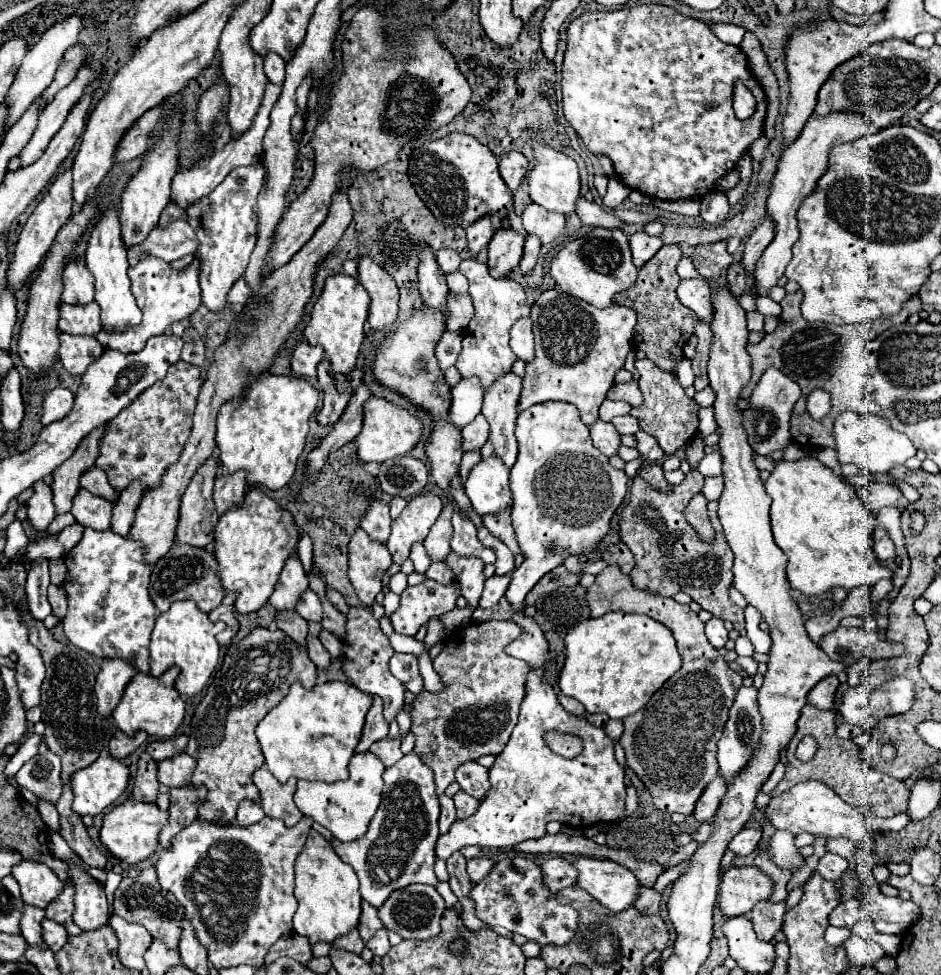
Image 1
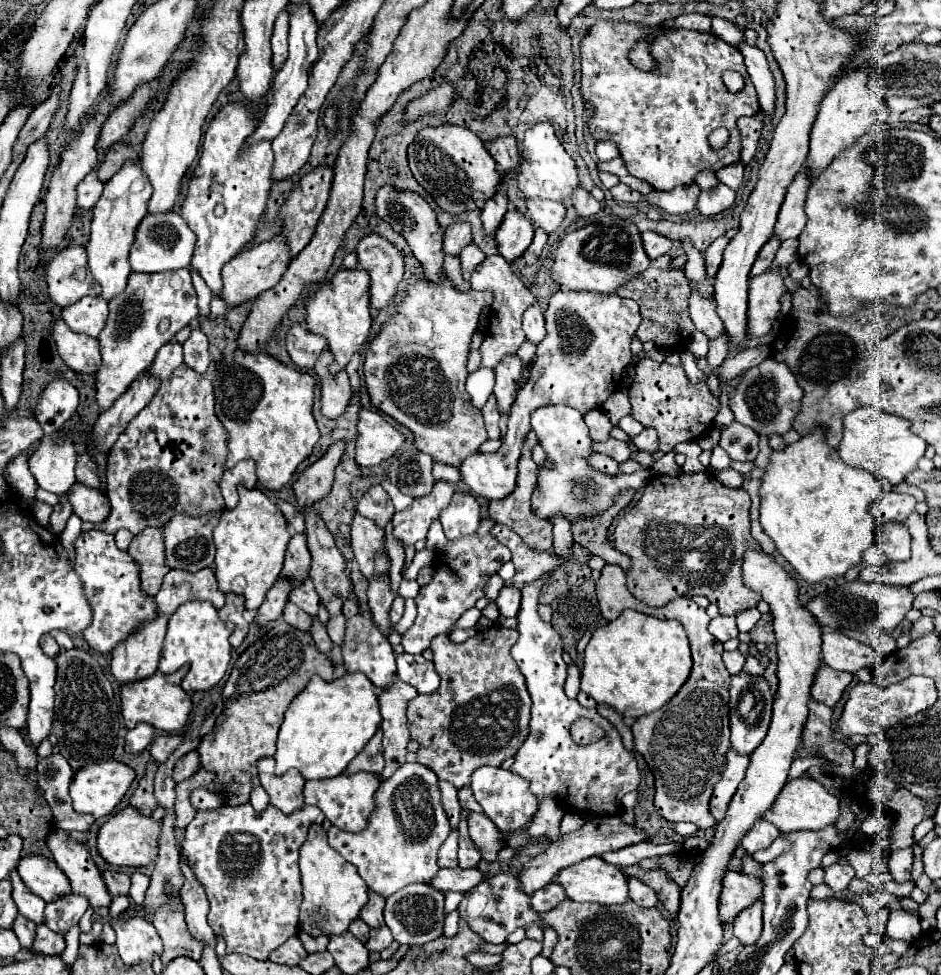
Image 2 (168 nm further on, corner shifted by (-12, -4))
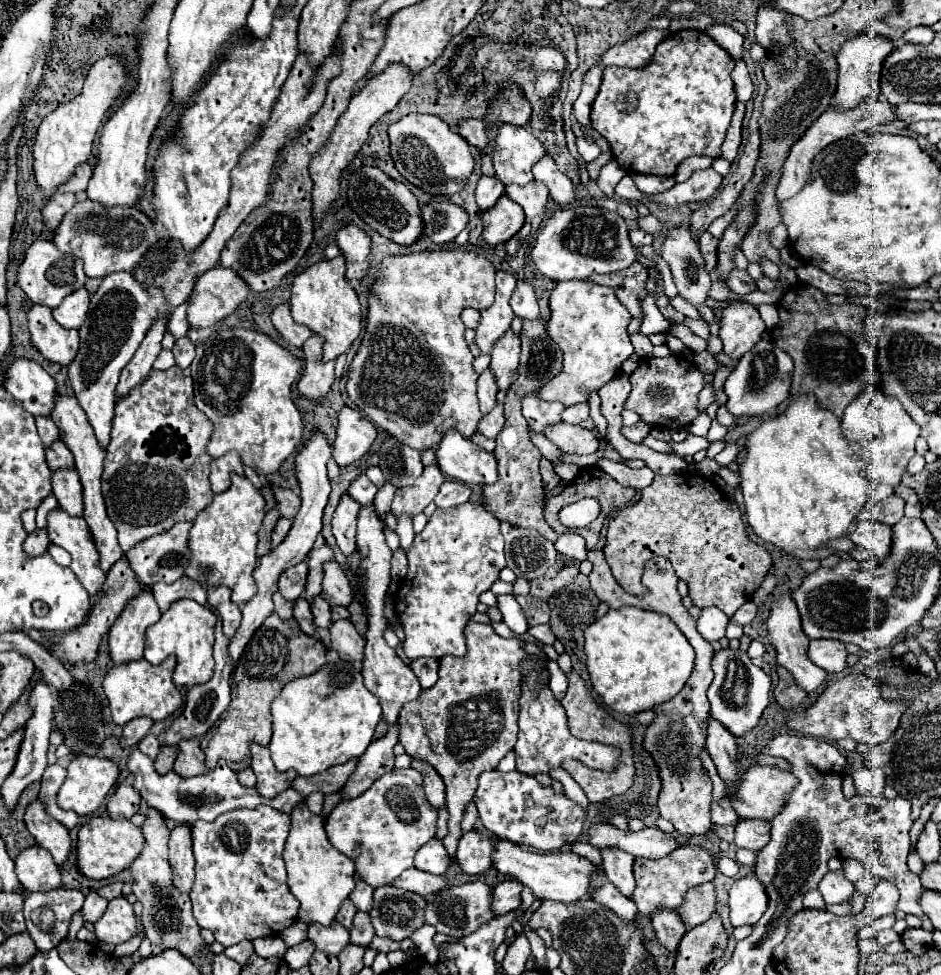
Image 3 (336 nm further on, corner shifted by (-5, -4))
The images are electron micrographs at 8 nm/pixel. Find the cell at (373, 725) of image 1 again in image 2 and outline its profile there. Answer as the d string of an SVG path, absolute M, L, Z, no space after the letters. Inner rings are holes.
M379 727L373 739L363 747L361 755L349 763L345 773L357 773L357 771L383 771L383 755L381 755L381 739L383 739L383 729Z

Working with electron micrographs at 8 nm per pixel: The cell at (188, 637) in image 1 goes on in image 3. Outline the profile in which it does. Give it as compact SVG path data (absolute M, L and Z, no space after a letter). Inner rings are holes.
M190 599L172 603L172 607L166 613L162 613L160 621L146 631L144 659L150 661L152 665L158 665L168 655L176 655L178 663L174 669L174 683L178 687L194 687L206 683L212 679L214 673L214 657L212 657L214 625L216 625L216 615L208 607L198 605Z

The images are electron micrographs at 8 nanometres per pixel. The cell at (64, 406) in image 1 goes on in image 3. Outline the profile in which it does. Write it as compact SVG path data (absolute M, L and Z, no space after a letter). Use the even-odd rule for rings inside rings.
M14 359L8 369L2 373L4 389L14 395L30 411L36 415L50 415L56 397L56 383L54 379L30 359Z

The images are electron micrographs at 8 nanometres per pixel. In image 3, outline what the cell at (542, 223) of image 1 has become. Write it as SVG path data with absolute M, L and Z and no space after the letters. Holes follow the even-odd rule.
M532 181L528 185L506 185L506 195L516 201L530 221L532 217L540 217L546 213L546 201L548 201L548 189L540 181Z

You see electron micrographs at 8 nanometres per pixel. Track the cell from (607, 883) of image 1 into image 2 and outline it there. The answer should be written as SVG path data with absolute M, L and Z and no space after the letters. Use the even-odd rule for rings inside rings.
M601 857L569 865L557 875L557 883L565 887L567 897L573 901L595 901L601 905L623 905L629 901L627 875Z

